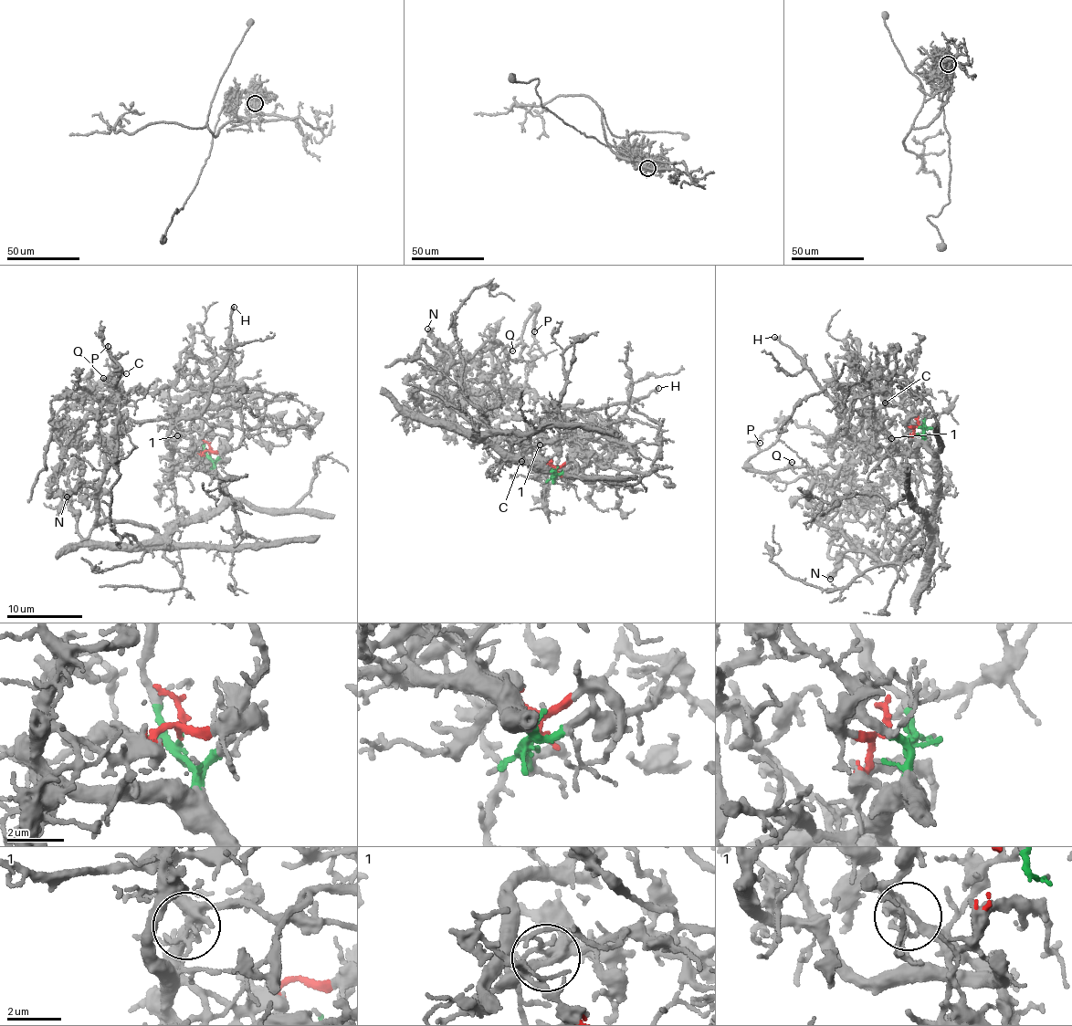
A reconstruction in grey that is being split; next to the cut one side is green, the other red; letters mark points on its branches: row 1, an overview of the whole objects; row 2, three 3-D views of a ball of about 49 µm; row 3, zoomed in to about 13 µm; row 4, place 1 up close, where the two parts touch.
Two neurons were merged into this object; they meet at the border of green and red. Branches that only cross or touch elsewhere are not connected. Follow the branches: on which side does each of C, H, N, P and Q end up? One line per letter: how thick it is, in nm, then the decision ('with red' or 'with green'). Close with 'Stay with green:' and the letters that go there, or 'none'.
C: 150 nm thick; with red
H: 280 nm thick; with green
N: 480 nm thick; with green
P: 110 nm thick; with green
Q: 120 nm thick; with green
Stay with green: H, N, P, Q

